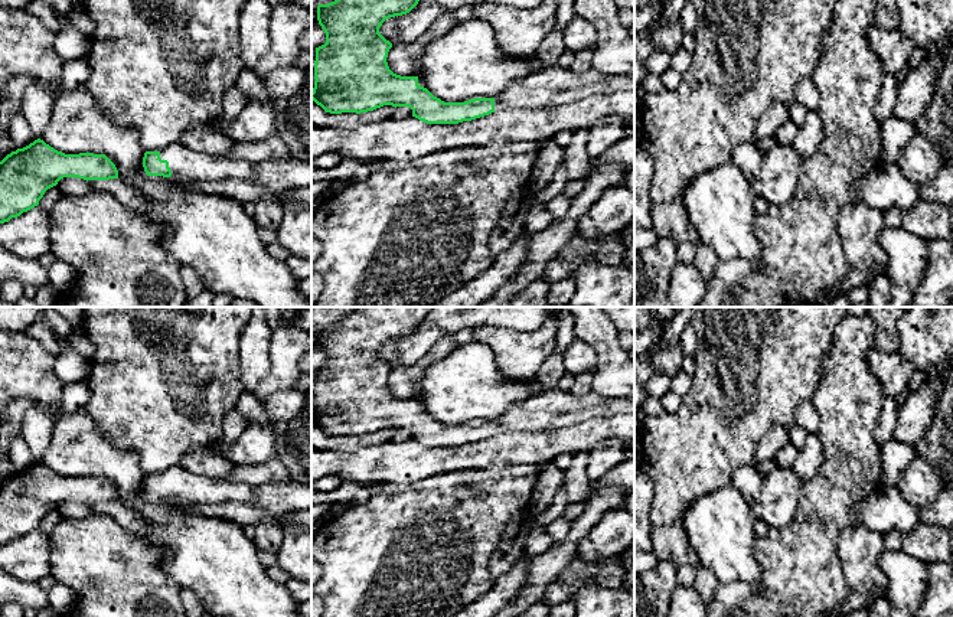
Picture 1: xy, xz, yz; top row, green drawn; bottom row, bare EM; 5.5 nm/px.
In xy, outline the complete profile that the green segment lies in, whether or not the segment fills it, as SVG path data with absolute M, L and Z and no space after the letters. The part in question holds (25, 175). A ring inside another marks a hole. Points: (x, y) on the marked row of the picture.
M37 138L29 146L12 151L0 161L0 223L37 206L45 192L63 177L78 177L87 182L110 180L118 179L118 170L105 154L65 154Z

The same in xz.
M334 0L327 4L317 6L317 20L326 33L326 43L316 48L314 61L314 88L311 91L311 99L320 105L326 112L342 114L342 112L368 112L384 105L392 107L409 107L412 117L427 124L458 124L463 121L471 121L492 112L512 108L529 108L535 110L539 107L558 107L564 104L572 104L581 101L590 95L613 95L616 92L634 91L633 76L616 76L606 75L593 68L584 72L574 72L571 69L562 69L557 66L546 66L545 69L536 71L525 78L513 82L503 94L495 98L473 98L464 102L444 102L434 97L427 88L418 84L418 76L401 76L394 74L386 62L388 52L392 43L386 40L381 33L379 27L382 23L395 16L409 13L420 0Z

